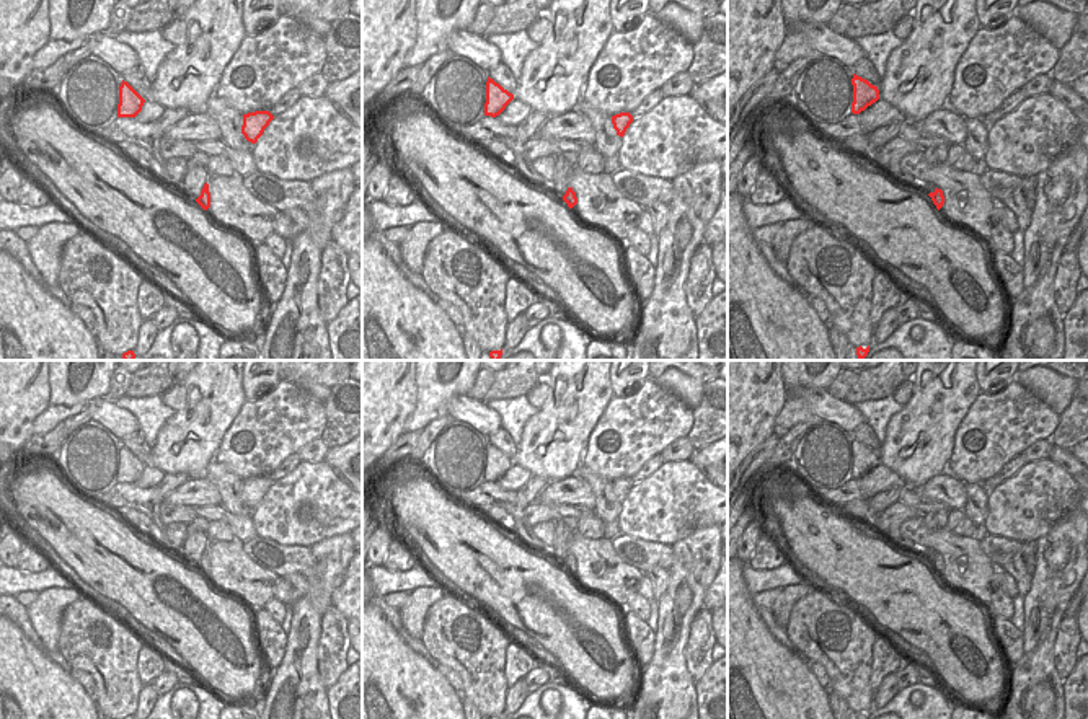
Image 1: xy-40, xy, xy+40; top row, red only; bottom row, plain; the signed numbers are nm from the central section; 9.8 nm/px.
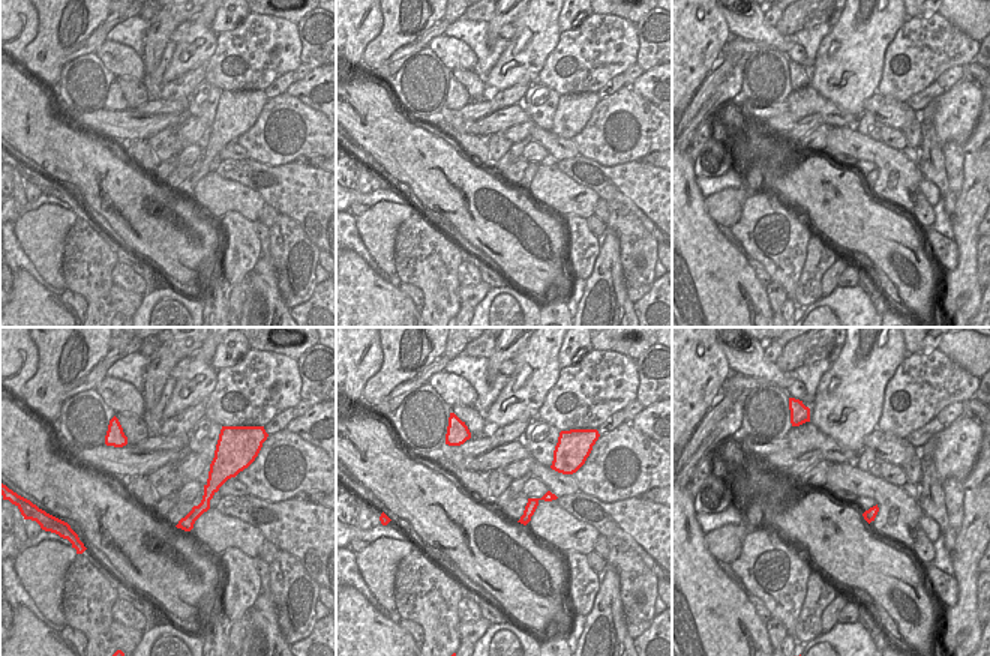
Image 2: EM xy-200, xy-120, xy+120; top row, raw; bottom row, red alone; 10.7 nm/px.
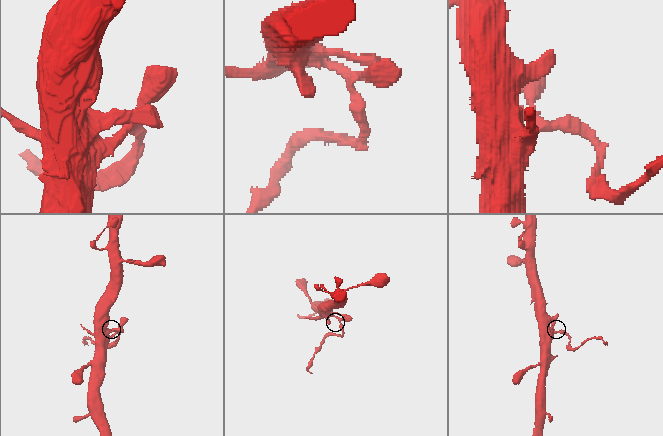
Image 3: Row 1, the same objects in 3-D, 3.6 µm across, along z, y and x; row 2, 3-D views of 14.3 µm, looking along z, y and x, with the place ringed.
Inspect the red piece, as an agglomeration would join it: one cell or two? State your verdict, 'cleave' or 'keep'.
cleave

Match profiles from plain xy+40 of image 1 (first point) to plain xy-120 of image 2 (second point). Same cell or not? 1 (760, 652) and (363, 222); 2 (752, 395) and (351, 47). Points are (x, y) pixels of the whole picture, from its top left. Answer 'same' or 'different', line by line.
1: different
2: same

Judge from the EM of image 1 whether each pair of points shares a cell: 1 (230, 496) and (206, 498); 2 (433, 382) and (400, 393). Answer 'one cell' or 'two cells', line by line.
1: two cells
2: two cells

